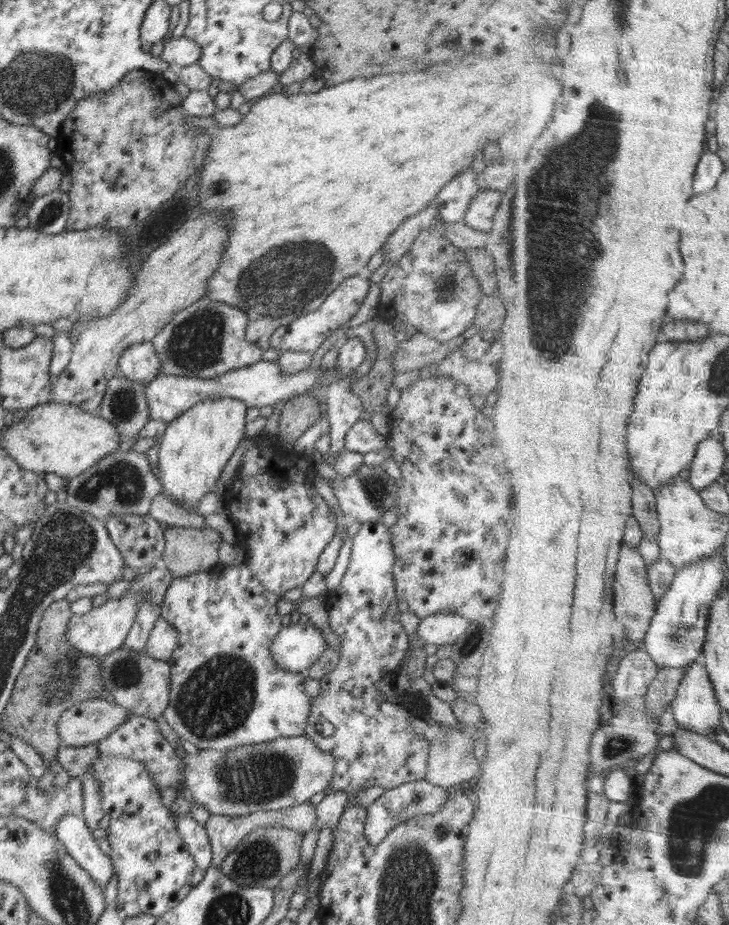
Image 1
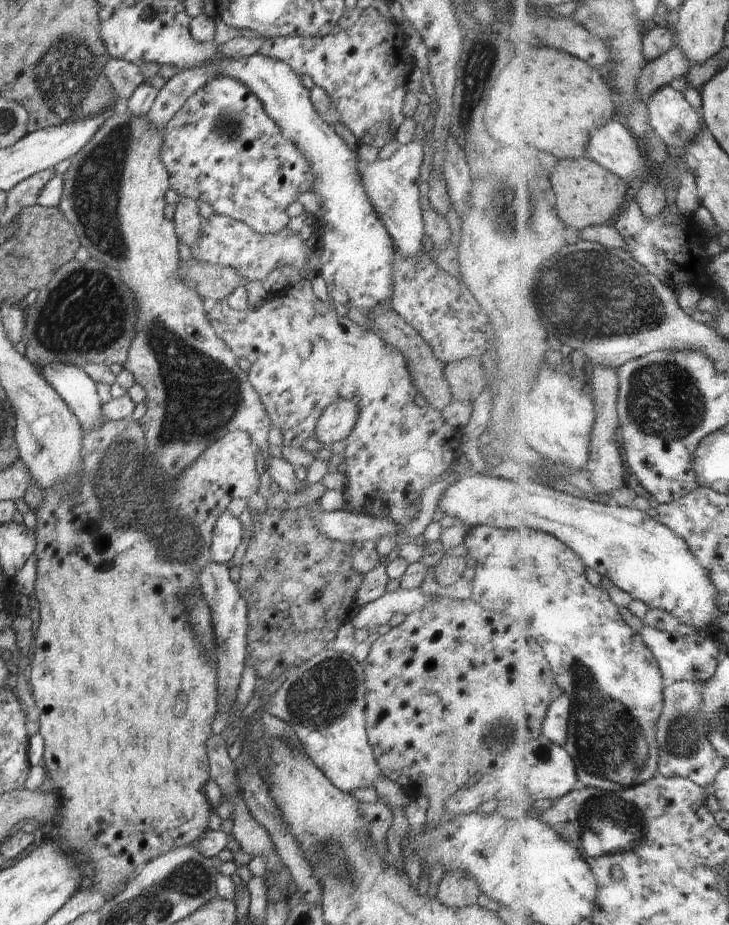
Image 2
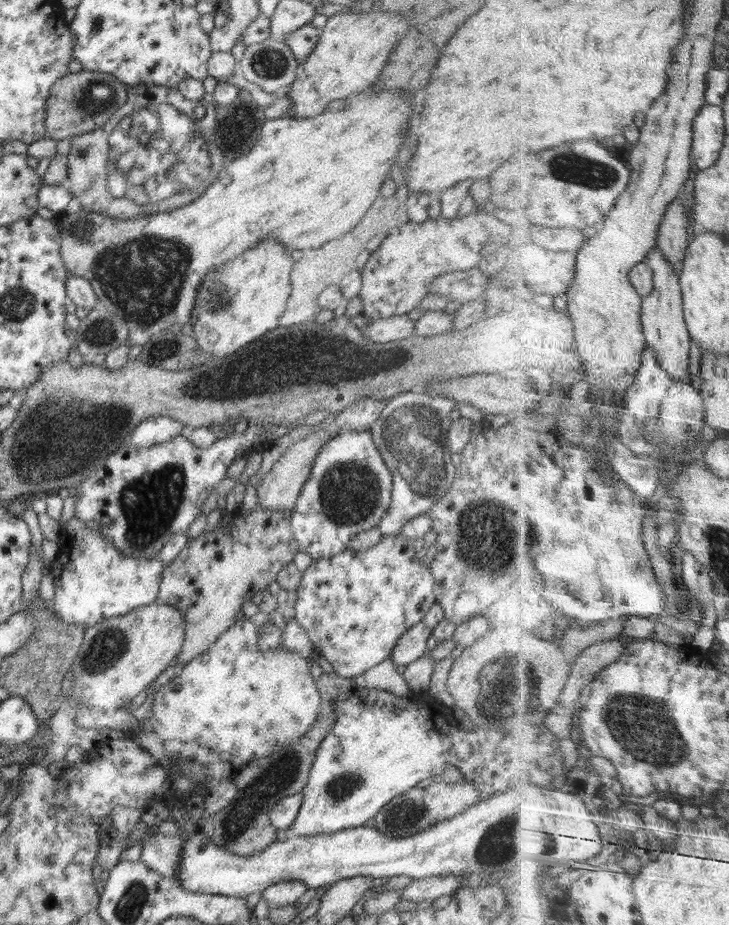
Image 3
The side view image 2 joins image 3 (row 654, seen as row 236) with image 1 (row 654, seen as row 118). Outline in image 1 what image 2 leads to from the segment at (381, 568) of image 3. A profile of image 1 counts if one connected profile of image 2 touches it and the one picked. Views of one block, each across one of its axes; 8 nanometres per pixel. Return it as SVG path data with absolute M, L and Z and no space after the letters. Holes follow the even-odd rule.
M294 624L280 628L270 645L276 664L291 673L306 674L327 648L324 634L314 625Z

